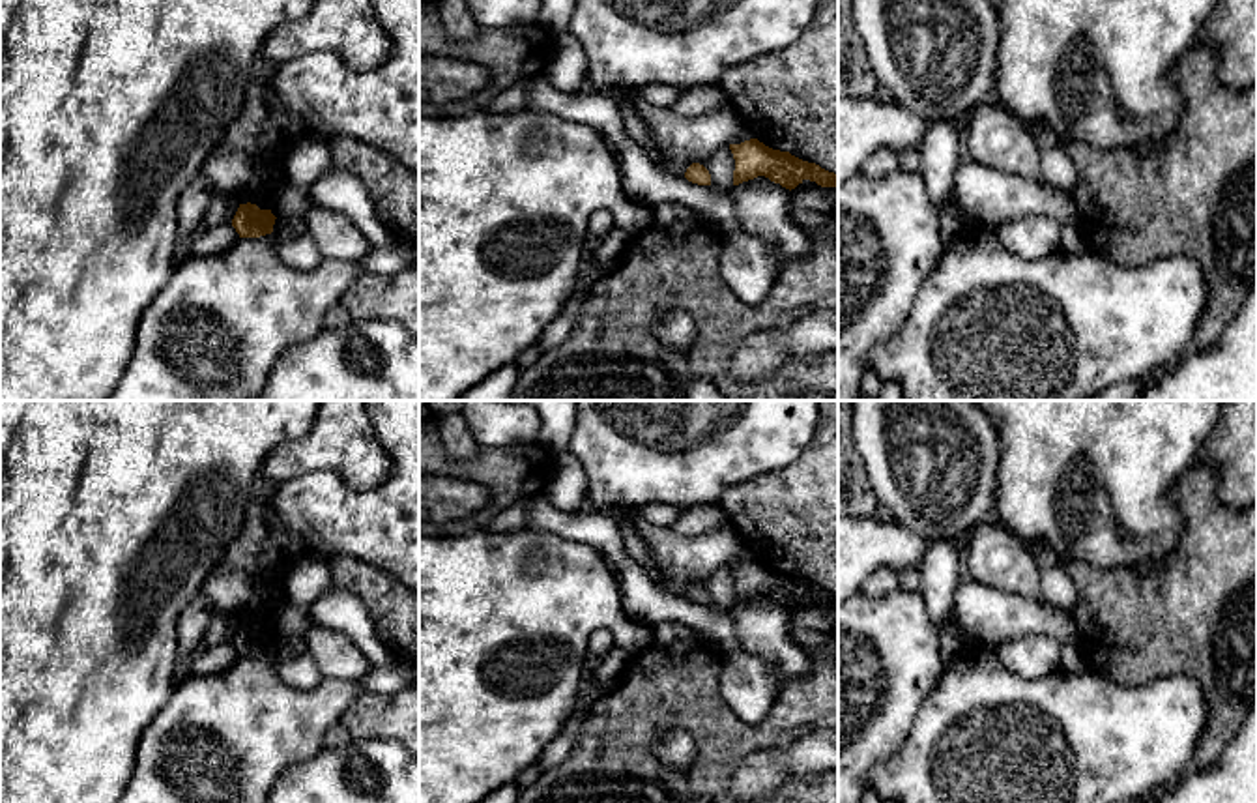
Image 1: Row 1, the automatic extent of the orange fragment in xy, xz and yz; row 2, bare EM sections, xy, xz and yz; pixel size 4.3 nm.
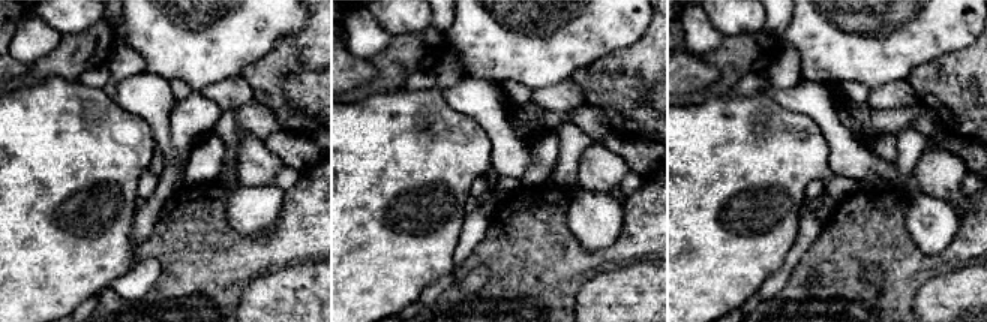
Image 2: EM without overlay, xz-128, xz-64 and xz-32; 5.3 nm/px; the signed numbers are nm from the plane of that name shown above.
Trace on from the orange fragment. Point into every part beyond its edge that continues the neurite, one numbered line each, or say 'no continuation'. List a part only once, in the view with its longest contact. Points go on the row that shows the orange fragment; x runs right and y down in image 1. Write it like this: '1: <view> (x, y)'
no continuation

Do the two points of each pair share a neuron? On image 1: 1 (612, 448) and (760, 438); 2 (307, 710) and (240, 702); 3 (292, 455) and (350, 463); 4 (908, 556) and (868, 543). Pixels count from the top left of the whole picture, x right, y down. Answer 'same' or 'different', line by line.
1: same
2: same
3: same
4: same

